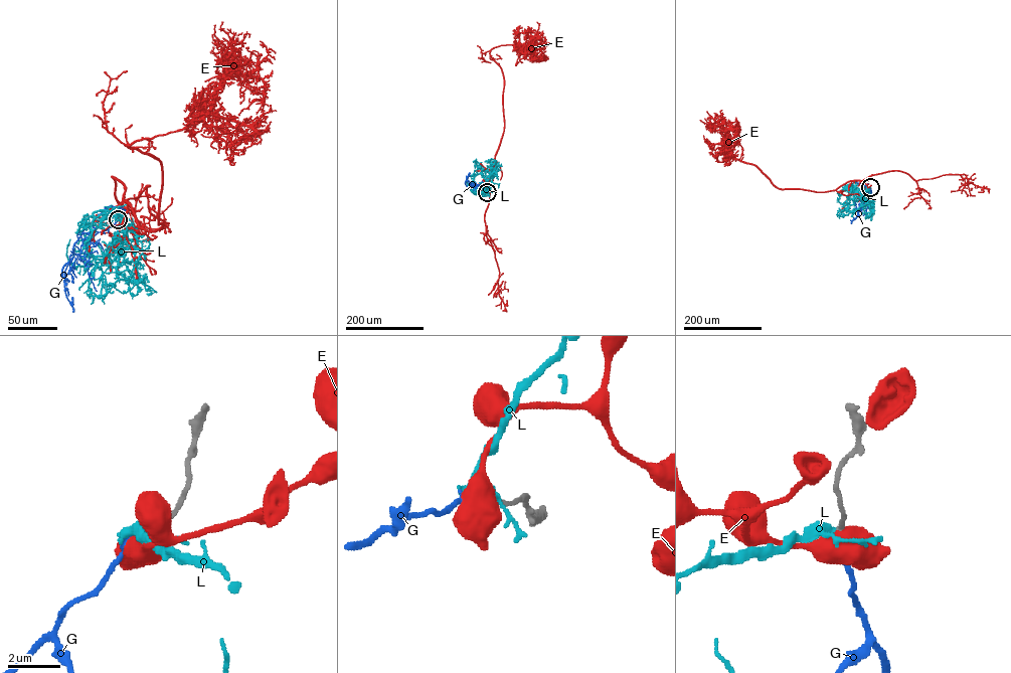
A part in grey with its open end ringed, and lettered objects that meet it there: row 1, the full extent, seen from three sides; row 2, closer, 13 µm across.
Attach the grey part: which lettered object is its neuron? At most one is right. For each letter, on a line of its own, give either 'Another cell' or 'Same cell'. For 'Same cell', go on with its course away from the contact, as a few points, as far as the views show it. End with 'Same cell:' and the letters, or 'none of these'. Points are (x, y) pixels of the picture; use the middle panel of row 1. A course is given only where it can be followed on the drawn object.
E: Another cell
G: Same cell. Its course: (487, 192), (474, 192), (469, 187), (488, 183), (488, 178)
L: Another cell
Same cell: G

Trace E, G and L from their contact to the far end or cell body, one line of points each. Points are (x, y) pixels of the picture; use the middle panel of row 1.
E: (487, 192), (504, 128), (504, 76), (490, 50), (503, 45), (517, 45), (544, 57), (534, 60)
G: (487, 192), (474, 192), (469, 187), (488, 183), (488, 178)
L: (487, 192), (490, 186), (484, 184), (495, 169), (492, 176)

